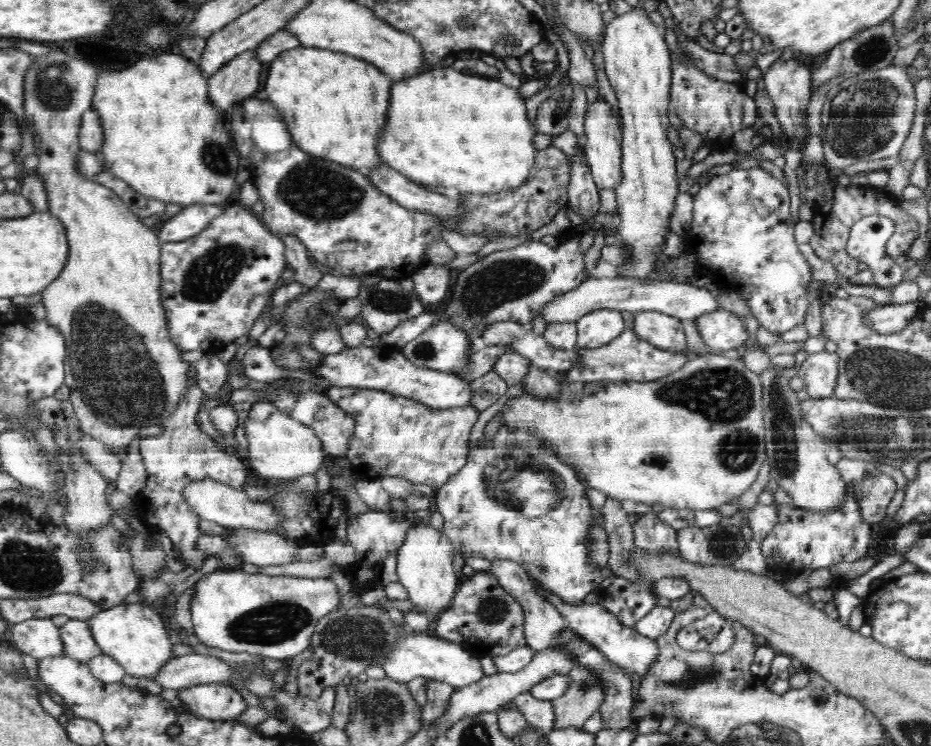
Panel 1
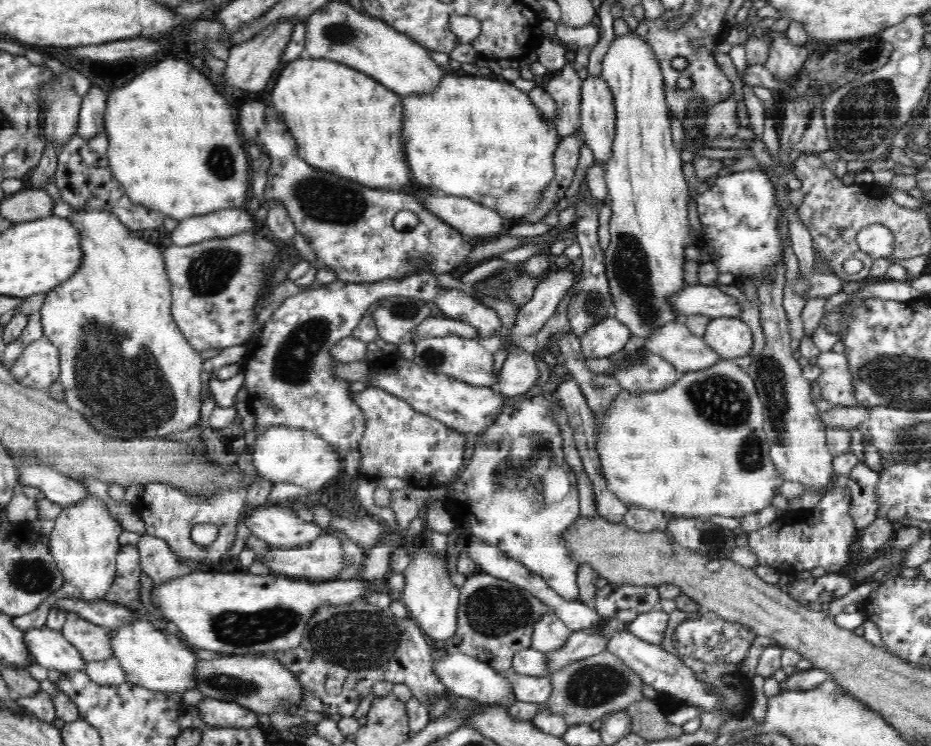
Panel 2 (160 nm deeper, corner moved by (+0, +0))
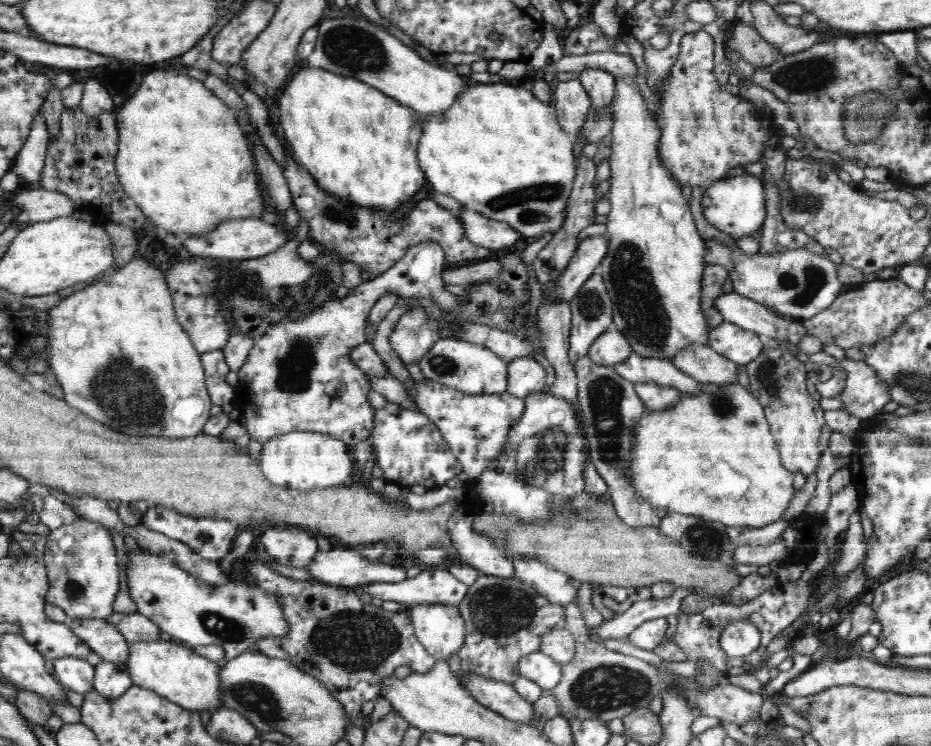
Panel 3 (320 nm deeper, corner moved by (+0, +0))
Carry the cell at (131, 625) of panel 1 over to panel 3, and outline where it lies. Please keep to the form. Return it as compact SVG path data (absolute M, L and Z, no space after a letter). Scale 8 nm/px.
M137 641L129 644L127 670L134 685L153 690L182 708L194 712L213 712L220 703L220 664L196 654L178 641Z

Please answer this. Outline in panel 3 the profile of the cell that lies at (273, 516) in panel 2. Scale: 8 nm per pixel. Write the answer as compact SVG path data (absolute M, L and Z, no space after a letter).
M268 528L262 536L262 544L268 546L265 554L277 559L280 565L304 568L312 564L318 552L315 535L296 528Z

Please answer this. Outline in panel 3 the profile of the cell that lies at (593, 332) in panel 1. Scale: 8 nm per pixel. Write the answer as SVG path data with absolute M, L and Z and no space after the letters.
M611 327L593 342L588 357L599 366L614 367L623 364L632 354L631 345L624 334Z

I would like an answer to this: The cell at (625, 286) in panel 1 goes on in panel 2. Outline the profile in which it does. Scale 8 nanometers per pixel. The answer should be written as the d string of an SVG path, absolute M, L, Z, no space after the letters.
M686 284L669 297L669 306L679 317L702 315L712 319L731 317L740 319L740 306L736 298L723 293L718 286Z

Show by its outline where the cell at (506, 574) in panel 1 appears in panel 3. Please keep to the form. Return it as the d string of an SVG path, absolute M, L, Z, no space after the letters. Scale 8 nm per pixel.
M556 628L540 638L540 651L556 662L570 664L578 649L575 637L566 628Z

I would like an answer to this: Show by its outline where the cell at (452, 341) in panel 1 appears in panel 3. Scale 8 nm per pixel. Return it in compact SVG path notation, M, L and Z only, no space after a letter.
M443 337L424 355L419 363L426 379L438 382L448 389L474 394L502 394L508 387L508 363L488 348L471 341Z

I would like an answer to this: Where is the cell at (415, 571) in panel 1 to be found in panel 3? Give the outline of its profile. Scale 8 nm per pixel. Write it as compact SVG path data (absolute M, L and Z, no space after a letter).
M416 604L406 610L416 638L440 662L464 644L465 626L459 607L446 604Z

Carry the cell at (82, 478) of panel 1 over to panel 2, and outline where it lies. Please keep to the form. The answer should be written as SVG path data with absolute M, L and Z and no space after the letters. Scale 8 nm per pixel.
M94 496L81 498L76 504L63 507L62 512L55 520L53 530L49 535L50 551L63 573L64 586L56 593L52 593L43 600L39 607L29 615L13 617L11 623L22 629L40 628L45 626L47 615L58 600L65 597L79 597L80 600L91 600L98 602L103 600L106 593L112 589L113 581L116 578L116 552L120 548L118 536L123 531L122 526L106 510L104 501Z

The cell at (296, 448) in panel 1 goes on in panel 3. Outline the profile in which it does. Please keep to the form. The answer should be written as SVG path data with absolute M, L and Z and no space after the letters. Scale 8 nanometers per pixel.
M296 430L281 436L276 436L263 445L262 455L259 461L264 476L272 484L284 488L309 491L310 489L338 487L355 482L355 478L352 475L355 465L352 449L336 438L322 435L318 432L298 432Z

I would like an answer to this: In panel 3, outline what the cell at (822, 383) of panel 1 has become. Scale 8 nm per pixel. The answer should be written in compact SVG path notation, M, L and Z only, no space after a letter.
M849 358L838 361L847 375L846 387L838 395L844 410L859 419L874 419L892 401L888 394L889 387L877 379L877 374L868 364Z

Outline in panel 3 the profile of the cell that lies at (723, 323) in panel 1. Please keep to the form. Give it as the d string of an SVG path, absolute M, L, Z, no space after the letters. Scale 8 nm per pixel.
M727 321L710 332L709 346L736 365L748 365L763 350L762 340L756 333Z

